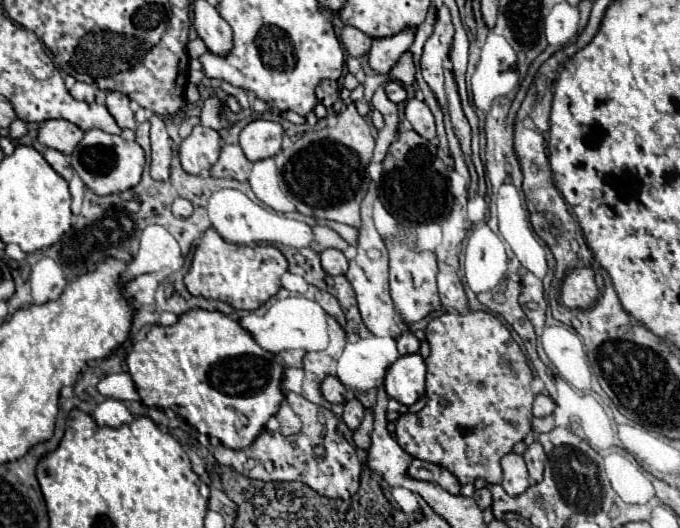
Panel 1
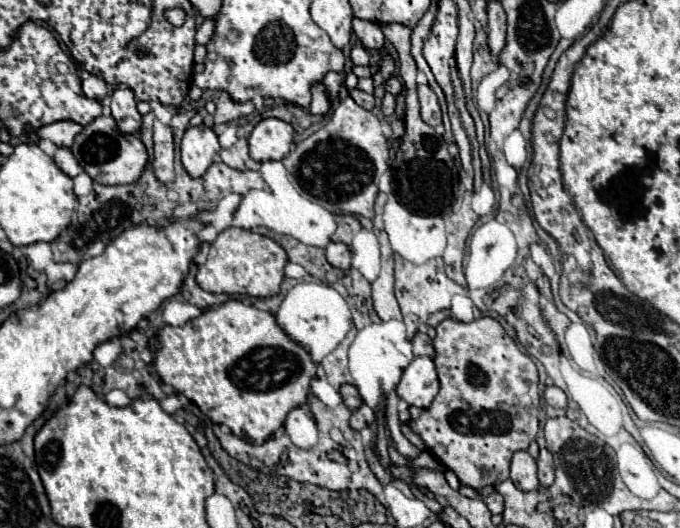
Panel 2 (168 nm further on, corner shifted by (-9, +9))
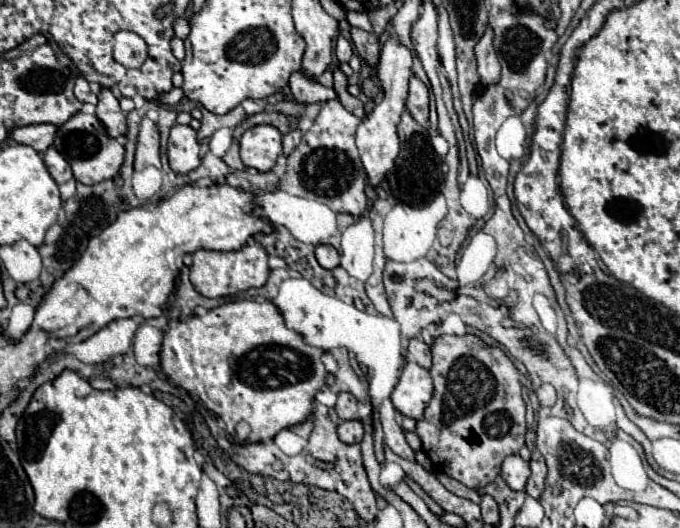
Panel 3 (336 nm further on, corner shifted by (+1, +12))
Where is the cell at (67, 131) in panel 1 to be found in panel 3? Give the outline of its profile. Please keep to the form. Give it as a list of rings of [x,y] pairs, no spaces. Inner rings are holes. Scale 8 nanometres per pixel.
[[[30,124],[30,126],[20,126],[12,128],[8,134],[12,140],[32,146],[36,152],[46,152],[56,136],[56,126],[54,124]]]

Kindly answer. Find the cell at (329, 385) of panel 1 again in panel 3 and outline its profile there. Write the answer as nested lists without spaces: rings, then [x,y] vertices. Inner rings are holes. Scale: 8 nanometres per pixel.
[[[340,392],[338,402],[336,402],[336,414],[340,420],[356,420],[358,418],[358,402],[352,394]]]

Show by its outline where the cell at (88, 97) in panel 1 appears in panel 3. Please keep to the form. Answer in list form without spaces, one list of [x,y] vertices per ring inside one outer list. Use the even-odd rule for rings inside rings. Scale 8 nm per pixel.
[[[78,78],[76,80],[76,86],[74,86],[74,94],[80,102],[90,102],[90,104],[96,104],[96,94],[94,94],[94,88],[90,86],[90,82],[86,78]]]

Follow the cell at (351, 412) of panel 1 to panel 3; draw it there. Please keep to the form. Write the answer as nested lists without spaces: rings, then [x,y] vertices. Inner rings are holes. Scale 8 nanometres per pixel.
[[[350,420],[350,422],[340,422],[338,426],[338,438],[344,444],[360,444],[364,436],[364,428],[358,420]]]

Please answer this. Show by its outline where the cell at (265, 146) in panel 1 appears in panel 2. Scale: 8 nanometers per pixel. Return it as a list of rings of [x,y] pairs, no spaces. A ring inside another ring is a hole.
[[[274,117],[262,119],[248,137],[250,157],[256,161],[282,159],[290,151],[292,137],[294,129],[290,123]]]

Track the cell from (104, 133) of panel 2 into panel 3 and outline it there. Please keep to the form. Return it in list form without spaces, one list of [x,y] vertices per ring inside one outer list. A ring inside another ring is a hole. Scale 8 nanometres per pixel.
[[[76,112],[56,130],[54,148],[66,158],[66,162],[72,166],[74,178],[82,184],[98,184],[102,180],[114,178],[124,162],[124,146],[104,132],[104,126],[96,116],[88,116],[82,112]]]

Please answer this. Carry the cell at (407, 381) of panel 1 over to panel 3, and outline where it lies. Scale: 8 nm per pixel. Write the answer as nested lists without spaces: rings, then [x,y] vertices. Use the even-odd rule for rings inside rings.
[[[408,362],[402,370],[400,382],[392,392],[396,410],[412,420],[424,418],[424,408],[432,398],[432,376],[416,362]]]

